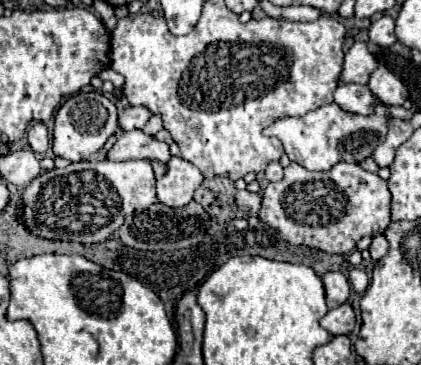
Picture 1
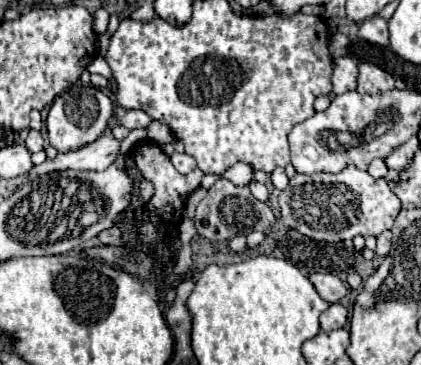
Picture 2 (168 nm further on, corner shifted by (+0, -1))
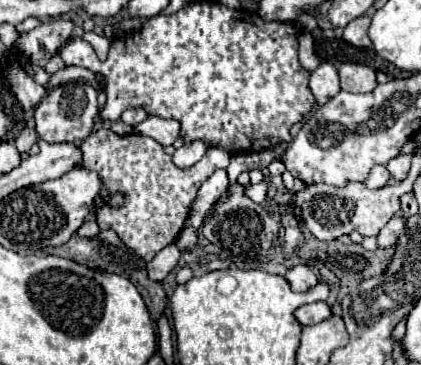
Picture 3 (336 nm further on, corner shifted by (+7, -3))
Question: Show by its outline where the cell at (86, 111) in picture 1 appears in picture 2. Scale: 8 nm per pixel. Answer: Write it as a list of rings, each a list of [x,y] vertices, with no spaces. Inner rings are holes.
[[[74,85],[68,91],[64,91],[60,97],[56,97],[50,111],[48,111],[48,119],[46,119],[48,141],[60,153],[80,149],[80,145],[88,145],[88,143],[92,143],[104,135],[112,115],[114,115],[112,101],[102,91],[98,91],[92,85],[90,87]]]

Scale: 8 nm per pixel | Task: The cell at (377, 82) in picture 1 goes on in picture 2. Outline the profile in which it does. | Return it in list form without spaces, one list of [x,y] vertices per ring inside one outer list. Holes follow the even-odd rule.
[[[362,63],[356,91],[376,95],[376,93],[384,93],[384,91],[394,89],[394,83],[396,83],[394,77],[390,73],[386,73],[384,69],[380,69],[372,63]]]

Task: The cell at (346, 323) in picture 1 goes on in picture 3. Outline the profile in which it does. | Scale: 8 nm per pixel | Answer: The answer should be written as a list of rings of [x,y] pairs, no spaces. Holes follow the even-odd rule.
[[[317,301],[317,303],[309,303],[309,305],[299,307],[293,315],[301,325],[315,325],[315,323],[321,323],[331,317],[331,307],[323,301]]]

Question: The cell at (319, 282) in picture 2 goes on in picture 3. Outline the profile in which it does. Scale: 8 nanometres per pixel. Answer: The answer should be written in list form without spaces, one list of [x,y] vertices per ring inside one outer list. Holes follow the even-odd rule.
[[[295,265],[285,273],[285,279],[289,281],[293,291],[309,291],[317,285],[317,275],[307,265]]]

